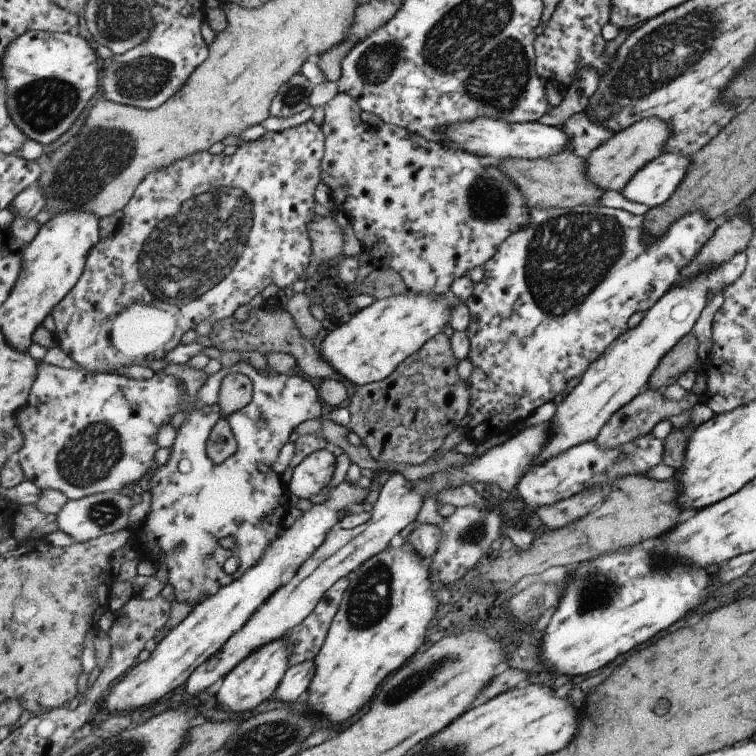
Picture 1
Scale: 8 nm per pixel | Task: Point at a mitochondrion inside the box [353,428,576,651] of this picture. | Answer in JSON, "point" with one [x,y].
{"point":[471,535]}

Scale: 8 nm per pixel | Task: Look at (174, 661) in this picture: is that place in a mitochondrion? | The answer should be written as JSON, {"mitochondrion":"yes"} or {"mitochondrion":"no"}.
{"mitochondrion":"no"}

